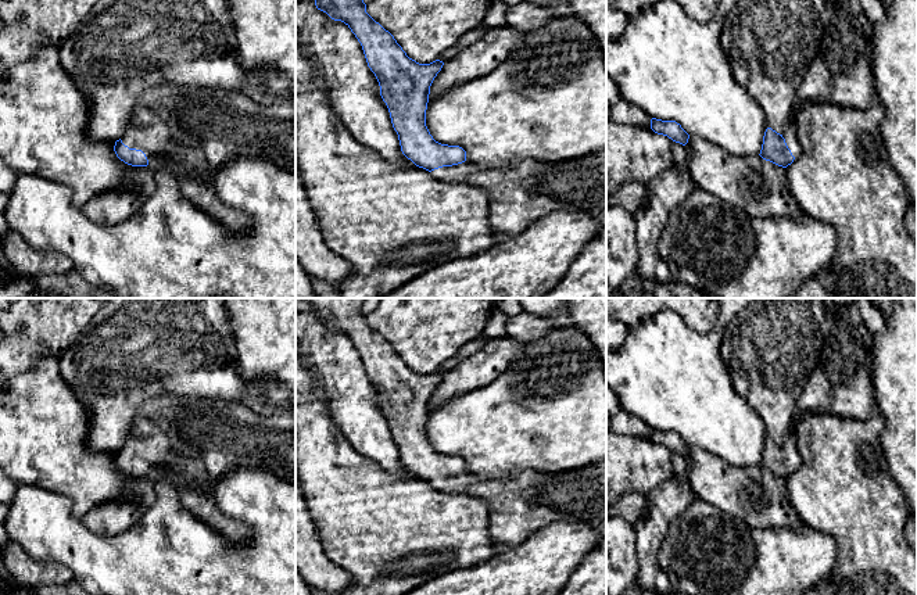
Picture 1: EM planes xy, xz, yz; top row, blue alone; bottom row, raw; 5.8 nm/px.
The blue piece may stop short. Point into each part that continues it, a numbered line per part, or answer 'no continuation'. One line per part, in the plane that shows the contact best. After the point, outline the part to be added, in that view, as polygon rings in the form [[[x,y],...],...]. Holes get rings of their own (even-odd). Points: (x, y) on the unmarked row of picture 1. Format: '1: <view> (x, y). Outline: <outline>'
1: xy (222, 436). Outline: [[[162,394],[137,409],[132,436],[121,451],[129,459],[142,460],[148,477],[157,469],[172,469],[180,458],[194,458],[212,478],[254,467],[295,485],[295,411]]]

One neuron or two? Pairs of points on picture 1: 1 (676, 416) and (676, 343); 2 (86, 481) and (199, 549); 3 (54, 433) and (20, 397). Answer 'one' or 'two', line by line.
1: one
2: two
3: one

